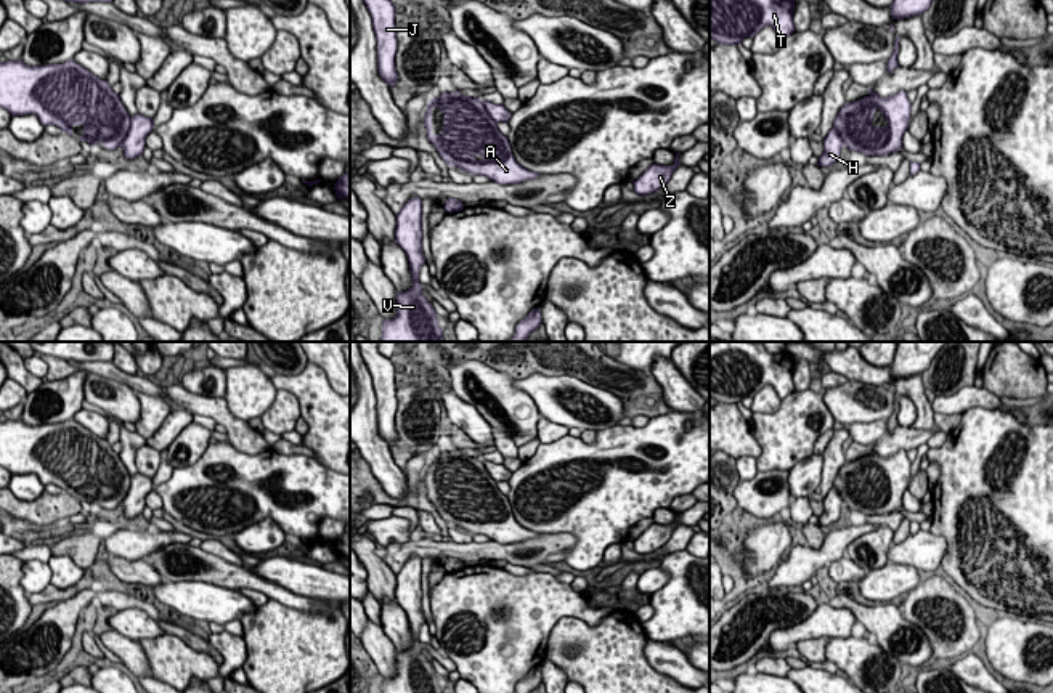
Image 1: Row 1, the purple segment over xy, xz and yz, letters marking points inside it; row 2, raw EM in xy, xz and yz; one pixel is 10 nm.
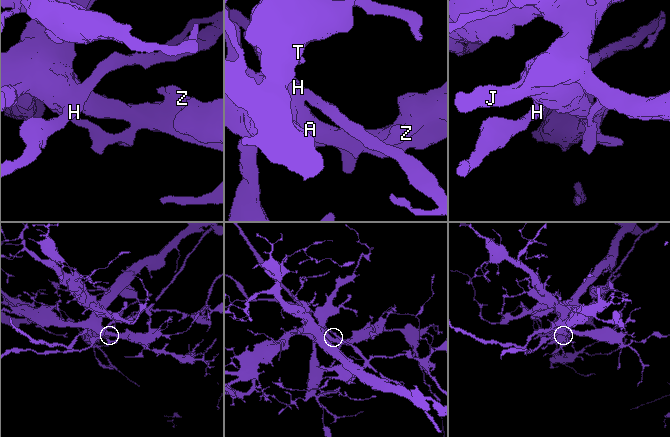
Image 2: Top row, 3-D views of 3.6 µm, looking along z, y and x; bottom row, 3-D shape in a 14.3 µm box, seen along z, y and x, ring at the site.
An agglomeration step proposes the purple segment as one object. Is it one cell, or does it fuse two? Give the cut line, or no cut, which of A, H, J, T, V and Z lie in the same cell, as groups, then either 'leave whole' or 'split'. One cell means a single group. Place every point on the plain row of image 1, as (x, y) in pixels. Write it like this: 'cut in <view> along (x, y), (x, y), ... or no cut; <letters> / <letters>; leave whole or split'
cut in xy along (132, 477), (130, 488), (119, 504); A J T V Z / H; split

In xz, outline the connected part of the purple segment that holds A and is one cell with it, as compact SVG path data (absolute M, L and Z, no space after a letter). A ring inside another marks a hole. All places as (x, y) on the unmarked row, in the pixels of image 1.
M459 449L441 452L429 460L422 481L429 500L449 526L472 536L483 534L498 544L517 544L541 534L515 520L507 496L498 489L480 457L461 454ZM437 465L445 473L440 494L432 491L432 468Z

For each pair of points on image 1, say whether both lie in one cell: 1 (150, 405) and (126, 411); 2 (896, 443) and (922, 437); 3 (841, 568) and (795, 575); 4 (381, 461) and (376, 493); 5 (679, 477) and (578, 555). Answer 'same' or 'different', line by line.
1: different
2: same
3: different
4: different
5: same

